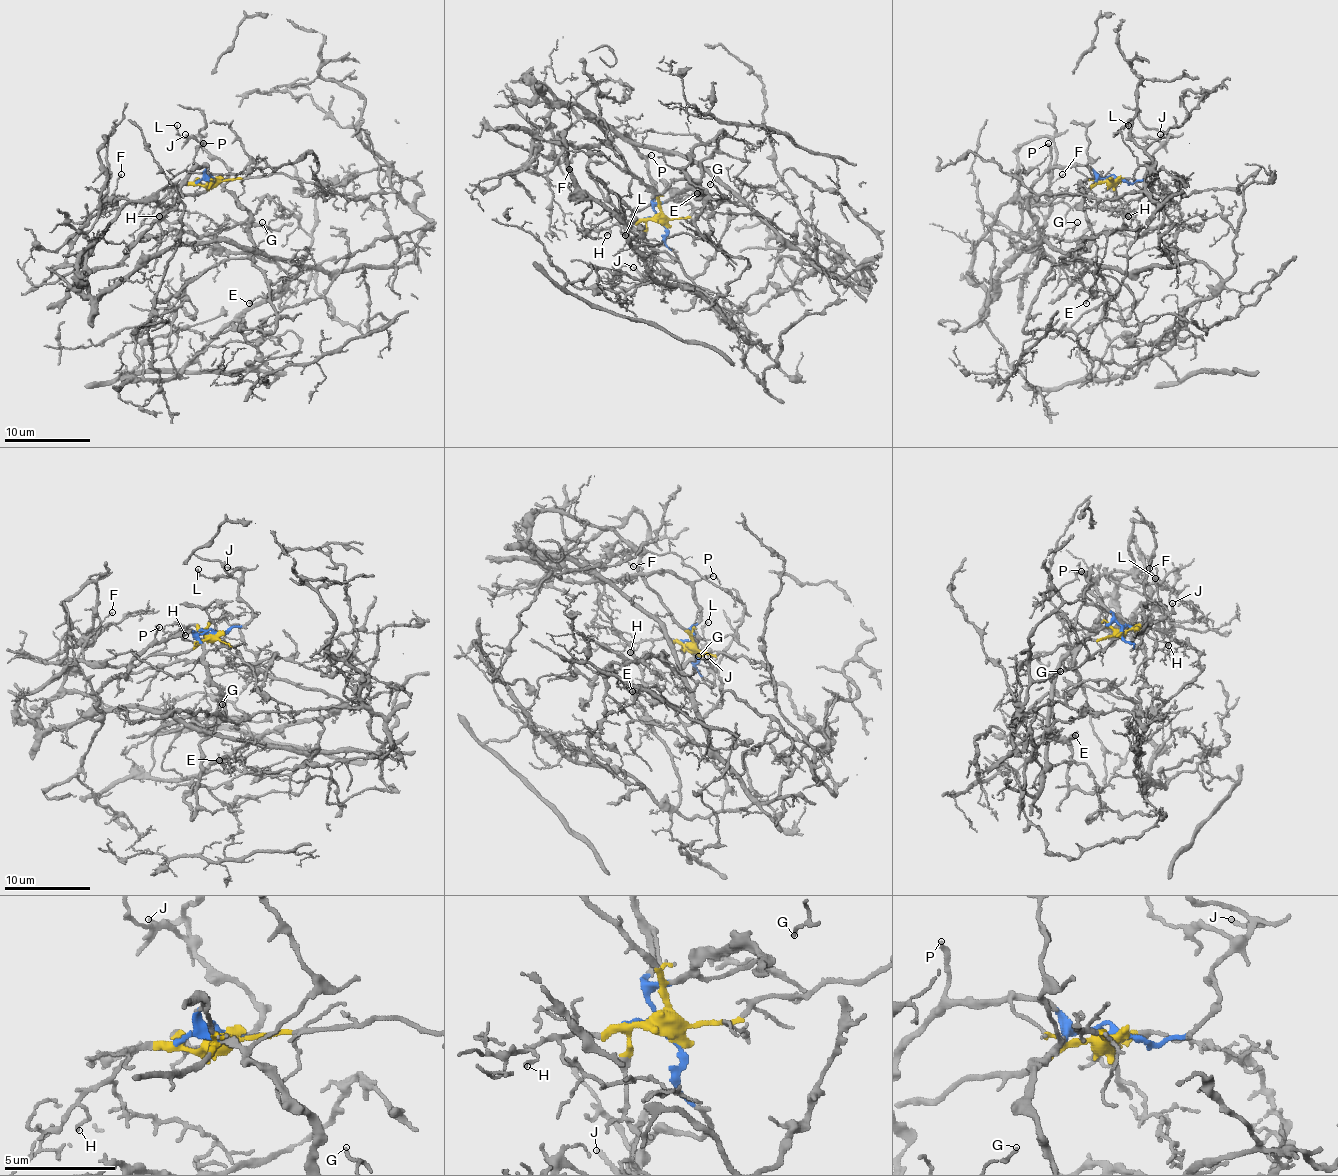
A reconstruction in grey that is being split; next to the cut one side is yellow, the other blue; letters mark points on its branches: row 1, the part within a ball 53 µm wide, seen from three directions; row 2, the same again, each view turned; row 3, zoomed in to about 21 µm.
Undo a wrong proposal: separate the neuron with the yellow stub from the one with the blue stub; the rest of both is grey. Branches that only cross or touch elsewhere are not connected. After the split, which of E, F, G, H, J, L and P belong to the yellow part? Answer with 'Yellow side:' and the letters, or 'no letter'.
Yellow side: E, F, G, H

